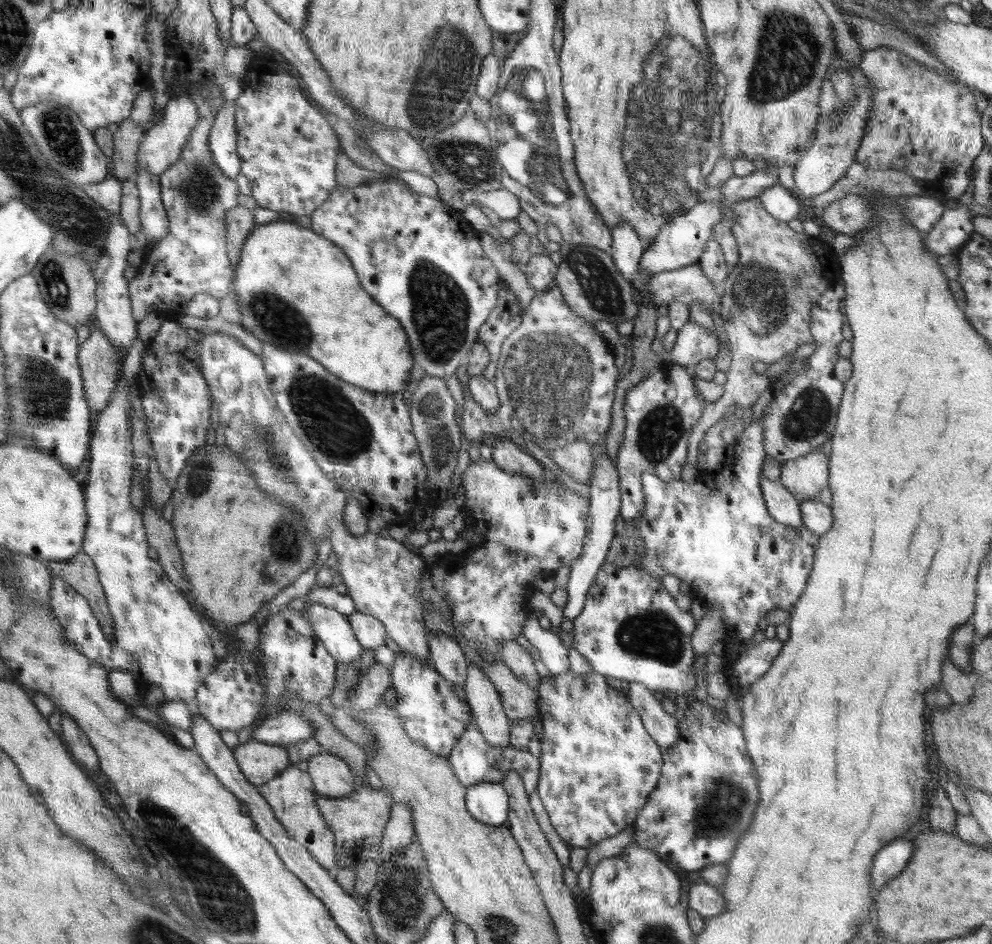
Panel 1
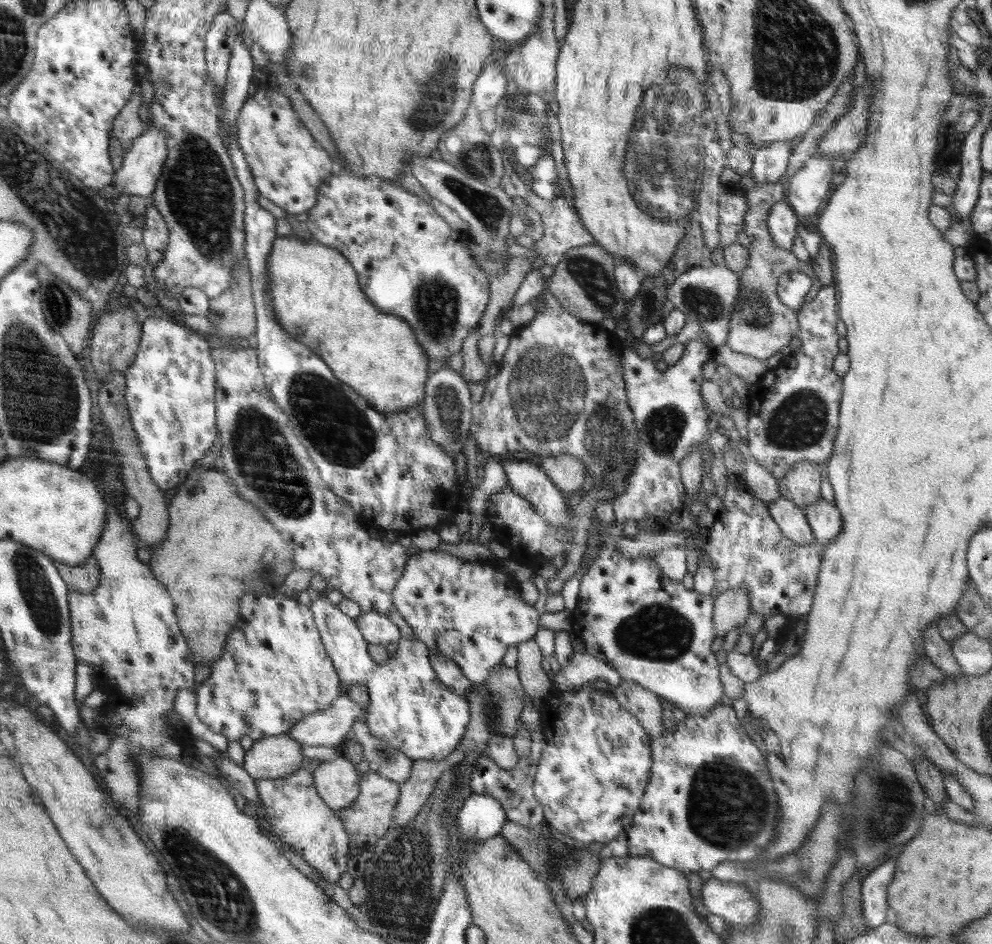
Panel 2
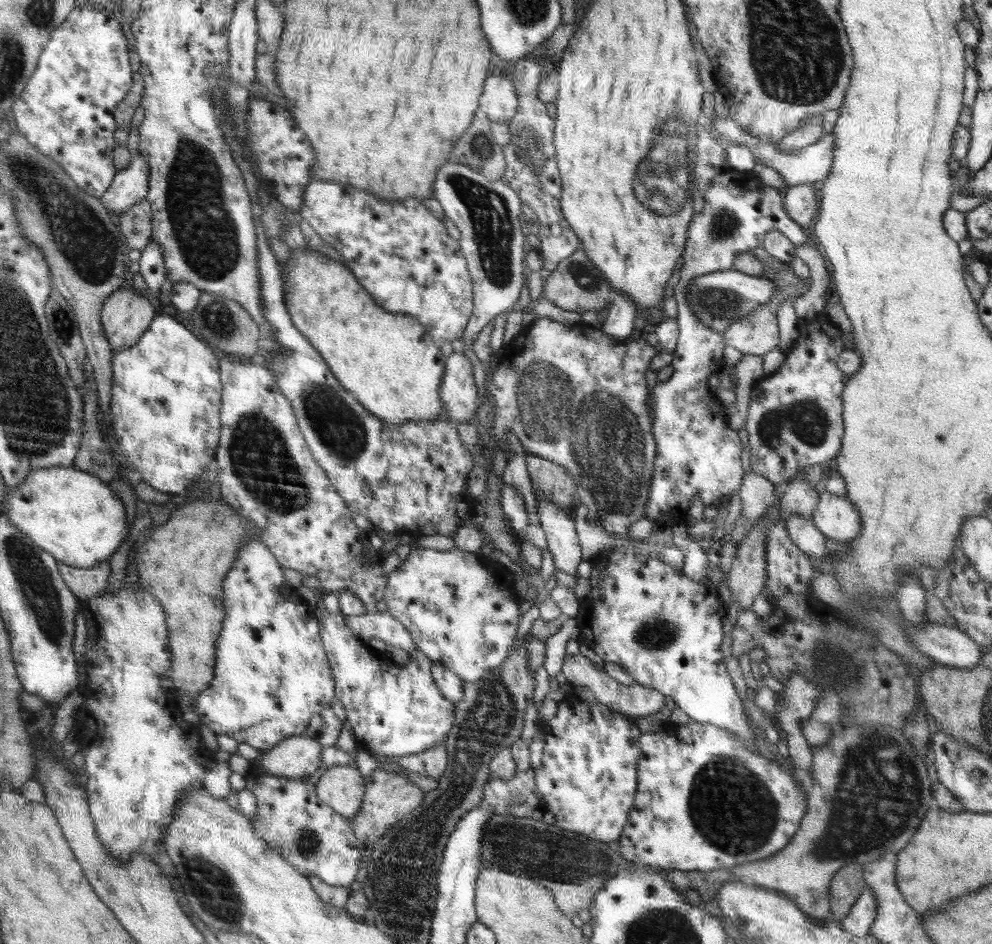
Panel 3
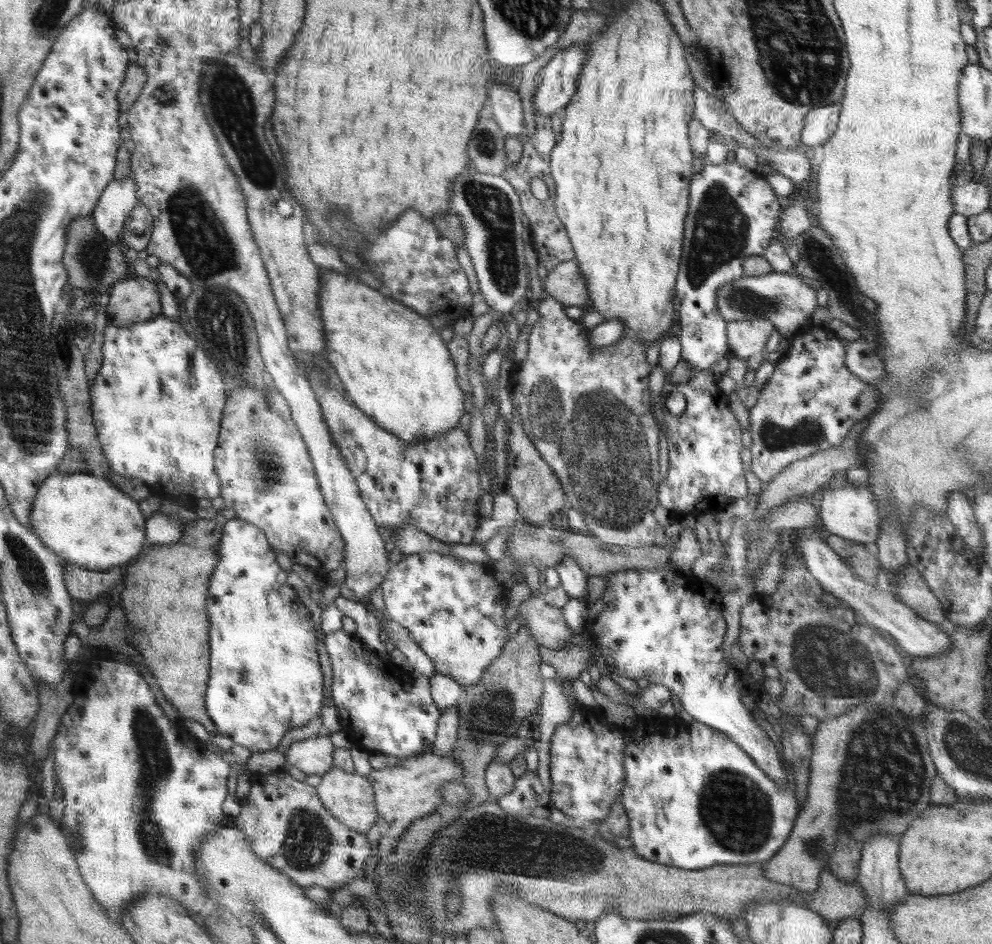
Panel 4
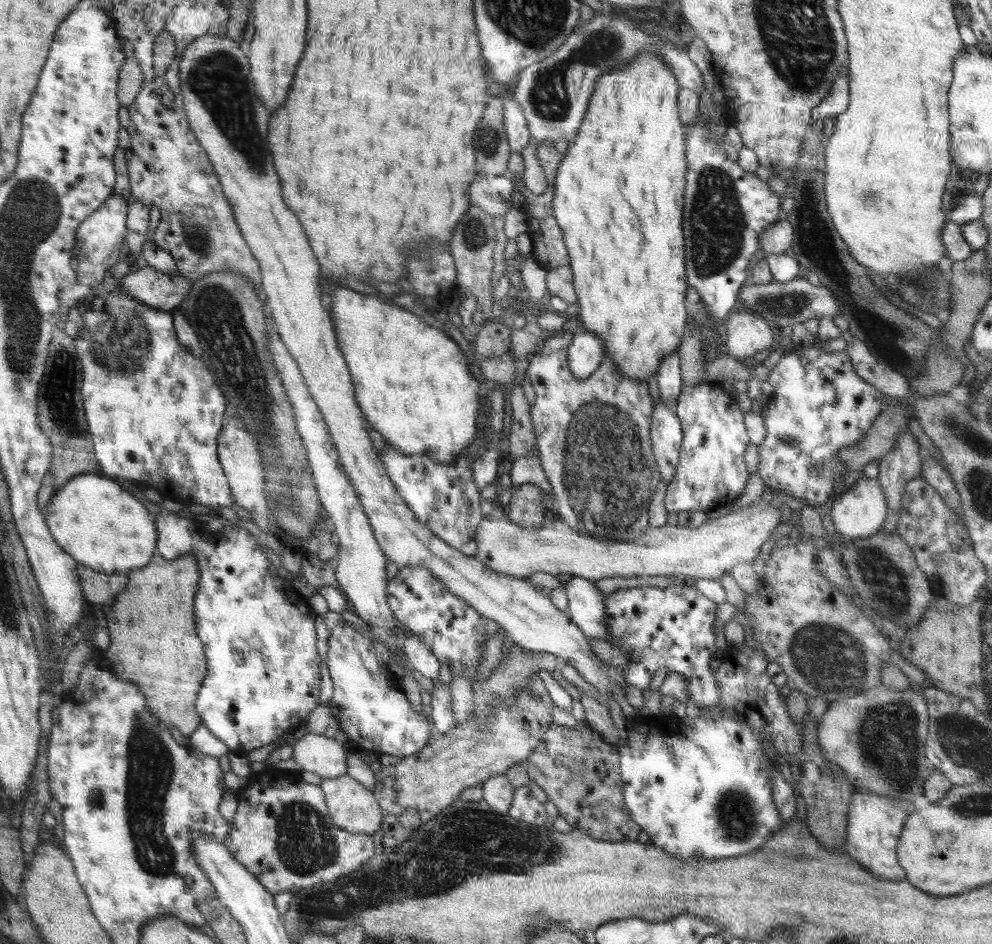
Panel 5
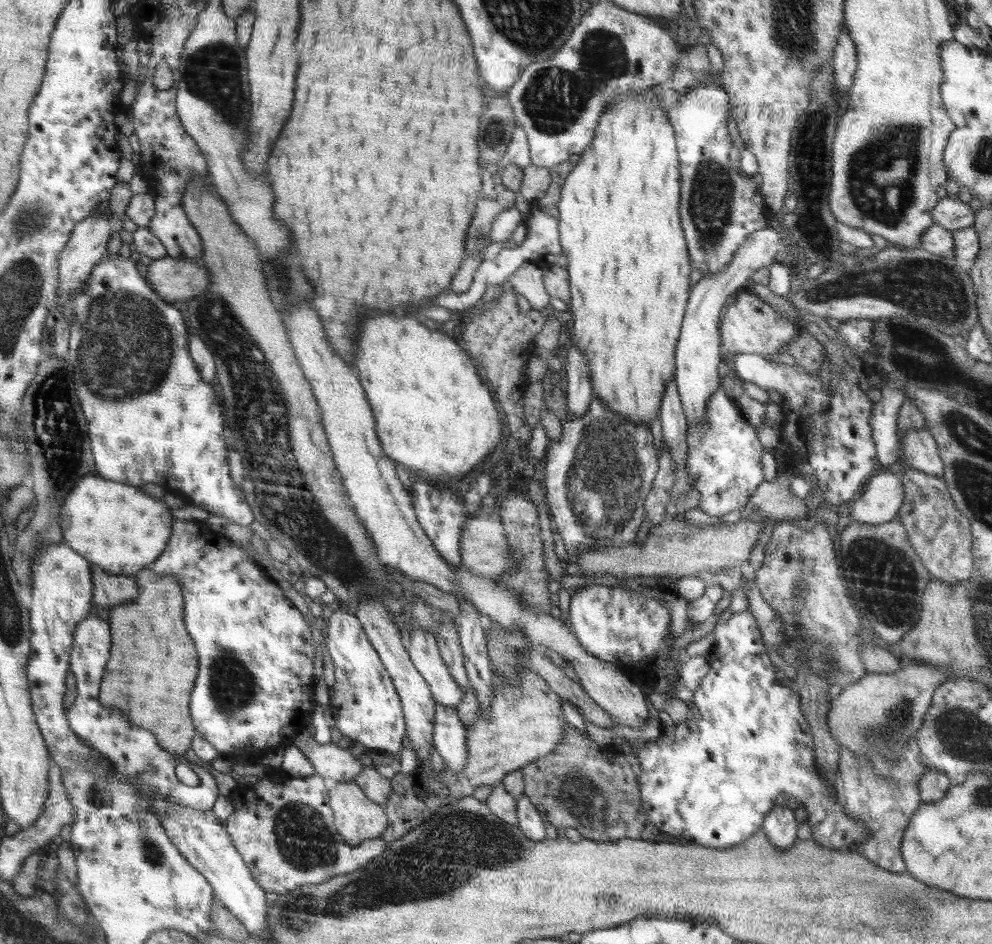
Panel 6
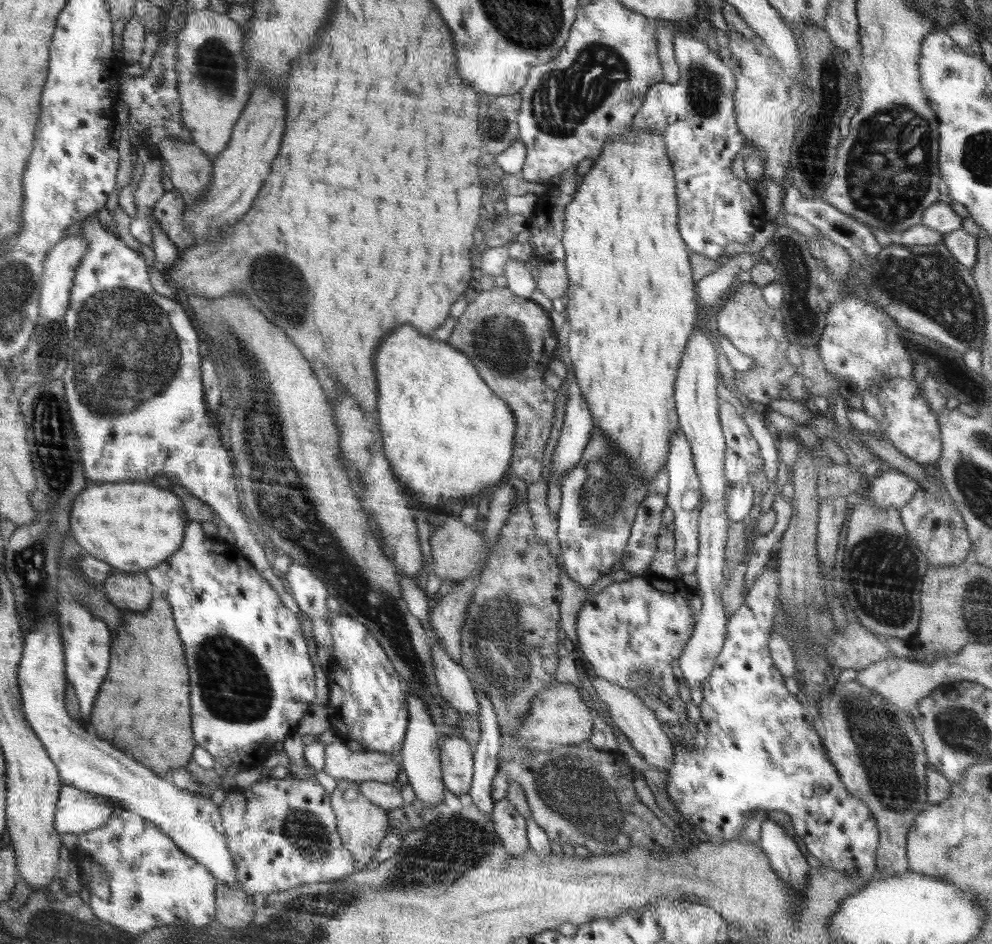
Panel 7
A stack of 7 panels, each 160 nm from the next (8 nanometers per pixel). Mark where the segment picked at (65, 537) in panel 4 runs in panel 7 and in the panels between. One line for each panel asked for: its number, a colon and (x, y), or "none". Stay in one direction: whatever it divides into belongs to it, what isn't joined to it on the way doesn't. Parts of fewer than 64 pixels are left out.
5: (104, 527)
6: (122, 529)
7: (134, 526)

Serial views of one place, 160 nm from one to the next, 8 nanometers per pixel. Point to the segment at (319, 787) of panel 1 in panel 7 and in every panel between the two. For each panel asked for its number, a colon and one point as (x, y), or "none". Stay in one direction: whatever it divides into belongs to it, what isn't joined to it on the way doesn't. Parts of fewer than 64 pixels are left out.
2: (337, 782)
3: (342, 787)
4: (349, 797)
5: (354, 808)
6: (358, 818)
7: (363, 826)

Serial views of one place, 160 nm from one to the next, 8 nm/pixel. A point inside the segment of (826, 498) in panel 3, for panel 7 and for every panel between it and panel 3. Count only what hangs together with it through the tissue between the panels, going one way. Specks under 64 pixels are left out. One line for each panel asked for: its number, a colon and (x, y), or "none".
4: (852, 512)
5: (859, 512)
6: (882, 496)
7: (890, 487)

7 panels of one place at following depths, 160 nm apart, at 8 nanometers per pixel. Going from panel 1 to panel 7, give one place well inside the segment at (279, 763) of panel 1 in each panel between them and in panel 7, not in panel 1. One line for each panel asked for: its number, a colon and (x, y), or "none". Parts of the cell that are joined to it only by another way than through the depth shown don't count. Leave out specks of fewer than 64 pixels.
2: (274, 757)
3: (300, 756)
4: (313, 756)
5: (321, 755)
6: (337, 764)
7: (341, 764)

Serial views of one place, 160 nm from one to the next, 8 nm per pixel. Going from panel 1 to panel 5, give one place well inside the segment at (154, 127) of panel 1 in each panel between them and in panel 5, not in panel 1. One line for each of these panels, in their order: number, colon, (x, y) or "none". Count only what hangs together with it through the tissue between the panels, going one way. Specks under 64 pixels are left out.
2: (142, 164)
3: (130, 185)
4: (115, 204)
5: (100, 243)

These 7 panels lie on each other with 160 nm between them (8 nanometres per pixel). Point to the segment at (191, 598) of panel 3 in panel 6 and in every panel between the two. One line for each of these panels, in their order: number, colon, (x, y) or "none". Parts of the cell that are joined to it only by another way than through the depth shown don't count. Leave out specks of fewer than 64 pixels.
4: (165, 598)
5: (154, 642)
6: (150, 676)

